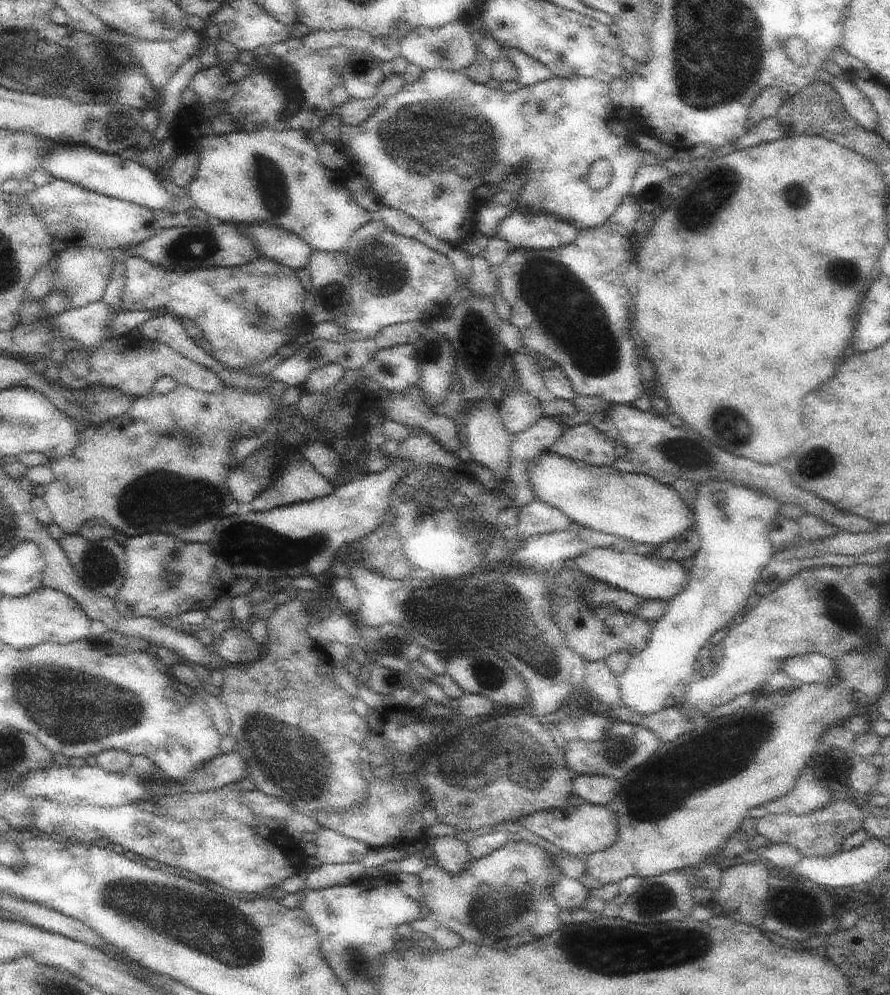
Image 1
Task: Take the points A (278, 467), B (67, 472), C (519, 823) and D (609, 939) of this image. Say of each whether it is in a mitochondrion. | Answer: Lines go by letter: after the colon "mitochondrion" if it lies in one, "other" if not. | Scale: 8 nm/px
A: other
B: other
C: other
D: mitochondrion

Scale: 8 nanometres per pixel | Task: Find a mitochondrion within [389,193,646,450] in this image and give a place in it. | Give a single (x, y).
(567, 311)

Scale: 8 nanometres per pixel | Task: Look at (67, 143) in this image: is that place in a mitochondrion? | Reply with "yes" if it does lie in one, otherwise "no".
no

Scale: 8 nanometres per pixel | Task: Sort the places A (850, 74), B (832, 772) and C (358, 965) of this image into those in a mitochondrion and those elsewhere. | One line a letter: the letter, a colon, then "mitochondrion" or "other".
A: other
B: other
C: mitochondrion

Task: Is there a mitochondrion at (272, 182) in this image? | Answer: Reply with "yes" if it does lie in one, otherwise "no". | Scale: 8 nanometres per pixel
yes

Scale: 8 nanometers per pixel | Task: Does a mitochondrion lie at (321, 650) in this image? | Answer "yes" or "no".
no

